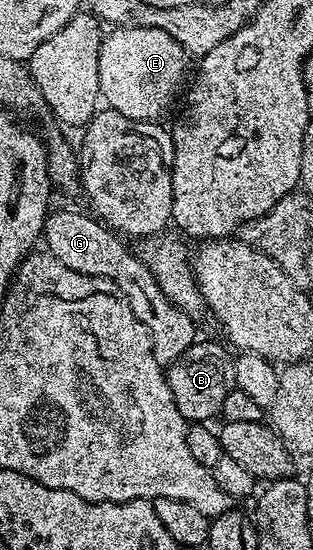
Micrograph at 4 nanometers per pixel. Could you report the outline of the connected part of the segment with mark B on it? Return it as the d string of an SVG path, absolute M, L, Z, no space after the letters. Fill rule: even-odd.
M196 340L174 363L166 366L167 386L173 391L173 403L177 403L177 411L181 411L188 423L207 423L212 420L210 417L218 418L223 411L225 395L235 388L235 357L232 350L223 345Z

